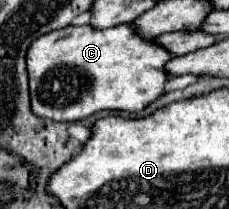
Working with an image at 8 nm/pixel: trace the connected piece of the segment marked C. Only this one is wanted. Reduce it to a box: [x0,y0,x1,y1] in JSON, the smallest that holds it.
[25,25,171,123]

